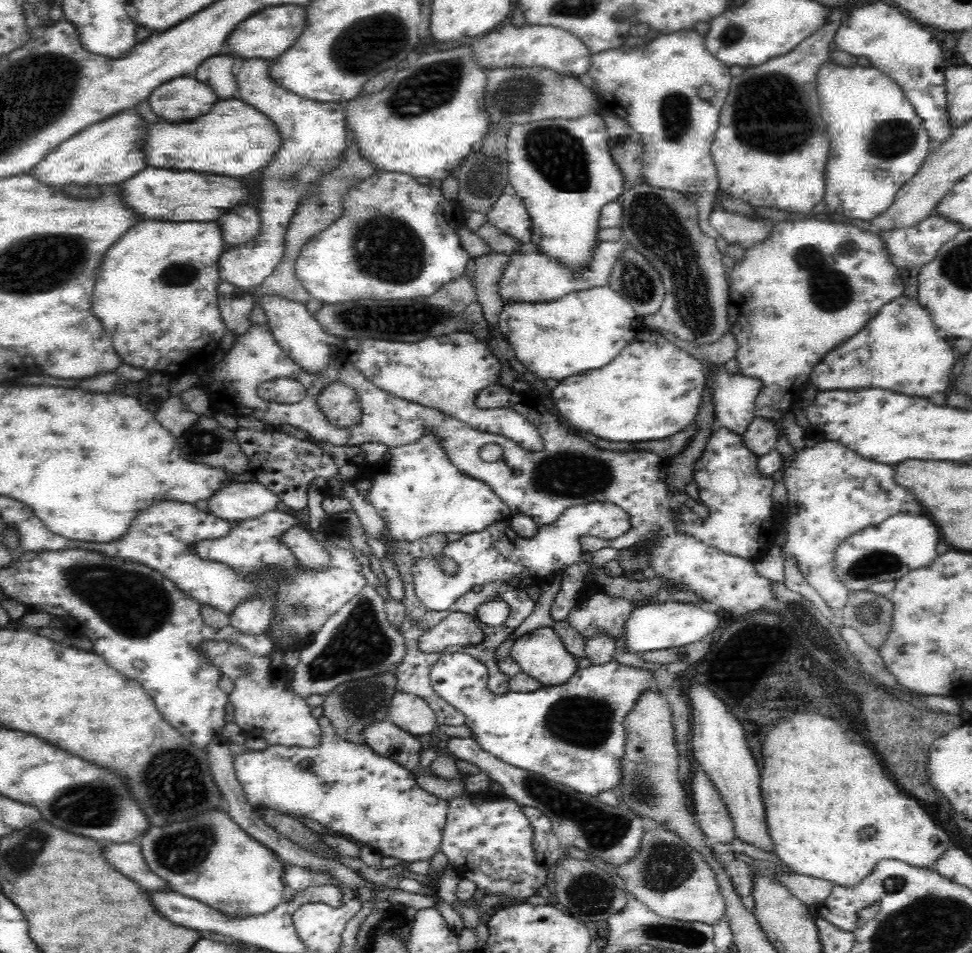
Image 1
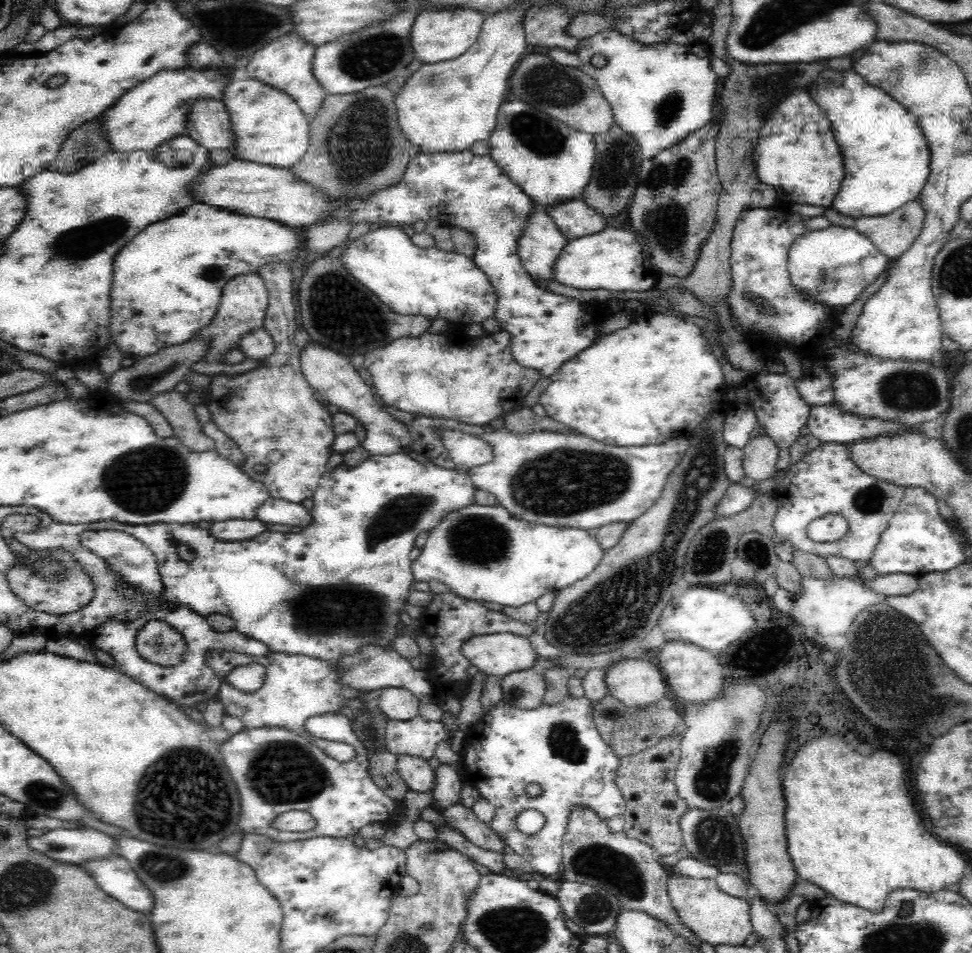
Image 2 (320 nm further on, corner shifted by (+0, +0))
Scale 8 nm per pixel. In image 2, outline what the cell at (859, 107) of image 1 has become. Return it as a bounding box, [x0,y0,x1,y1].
[810,70,931,219]

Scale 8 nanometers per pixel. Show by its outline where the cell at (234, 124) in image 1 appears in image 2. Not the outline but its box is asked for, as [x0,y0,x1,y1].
[223,79,310,168]

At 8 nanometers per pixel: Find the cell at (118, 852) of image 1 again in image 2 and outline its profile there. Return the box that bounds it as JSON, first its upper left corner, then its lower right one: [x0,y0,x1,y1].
[28,828,117,863]

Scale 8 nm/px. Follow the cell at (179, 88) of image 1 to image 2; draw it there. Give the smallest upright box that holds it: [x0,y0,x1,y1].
[186,98,235,150]

